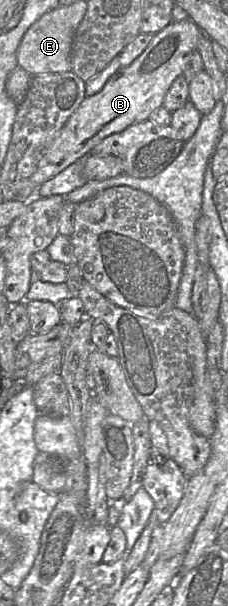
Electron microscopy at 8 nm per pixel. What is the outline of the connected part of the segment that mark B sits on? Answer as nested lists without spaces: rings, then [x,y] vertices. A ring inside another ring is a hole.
[[[190,18],[180,22],[171,22],[162,31],[155,34],[153,40],[143,53],[129,66],[121,67],[111,76],[100,92],[92,96],[87,96],[59,131],[44,153],[38,169],[30,177],[36,190],[72,163],[79,159],[85,159],[91,153],[92,149],[106,137],[123,132],[134,124],[149,120],[150,115],[163,106],[165,95],[174,80],[183,75],[192,54],[198,50],[198,41],[202,34],[202,30]]]

